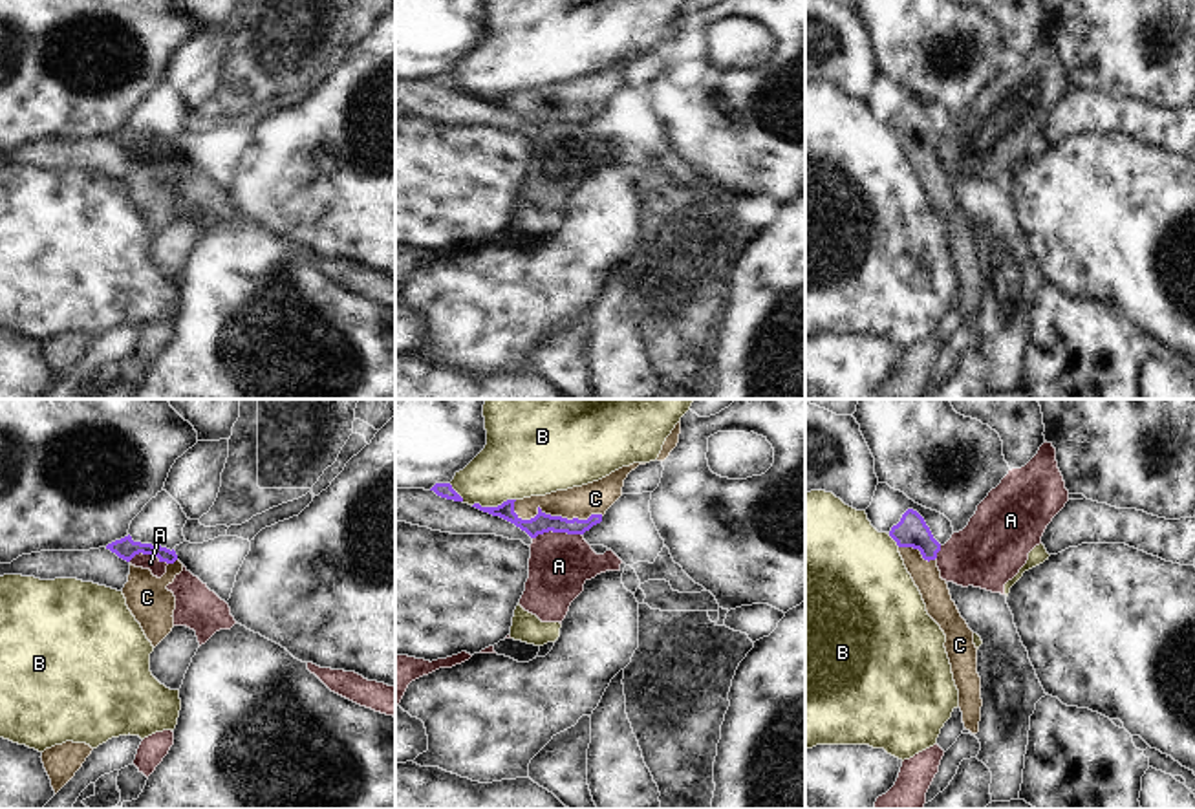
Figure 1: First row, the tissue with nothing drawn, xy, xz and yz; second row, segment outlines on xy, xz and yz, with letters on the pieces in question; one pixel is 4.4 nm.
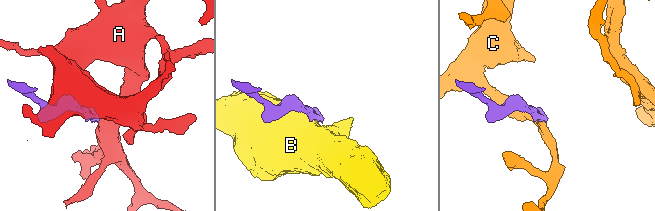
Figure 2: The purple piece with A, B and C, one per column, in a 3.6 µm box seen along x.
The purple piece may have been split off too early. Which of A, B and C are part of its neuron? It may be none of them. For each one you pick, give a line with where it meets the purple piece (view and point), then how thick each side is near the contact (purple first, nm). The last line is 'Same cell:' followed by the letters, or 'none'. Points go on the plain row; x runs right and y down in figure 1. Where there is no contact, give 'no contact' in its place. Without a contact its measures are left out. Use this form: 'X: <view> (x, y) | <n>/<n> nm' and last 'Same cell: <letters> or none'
C: xz (555, 107) | 90/140 nm
Same cell: C

